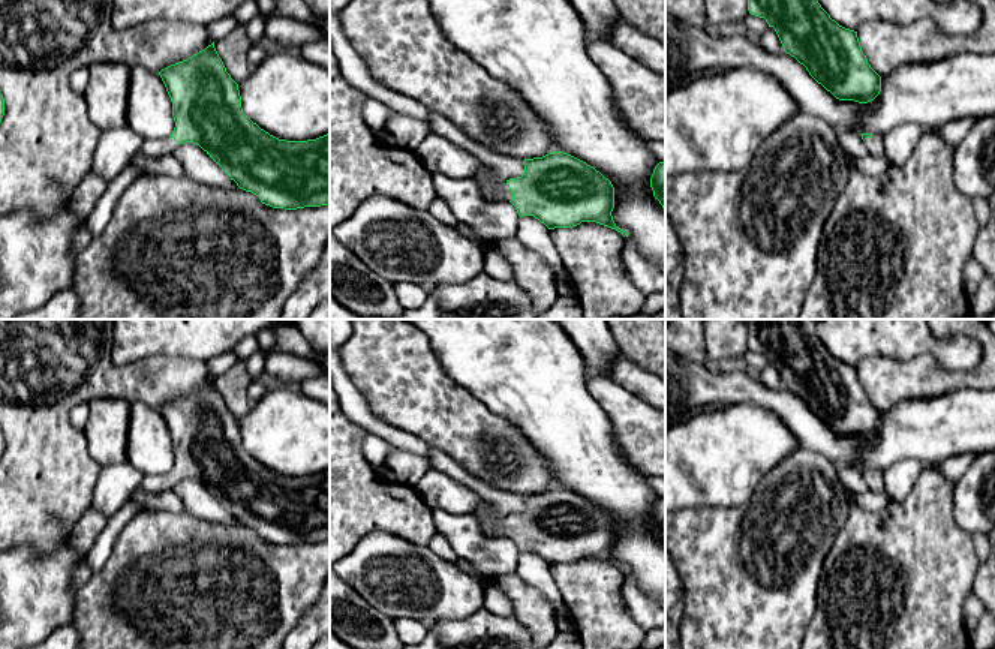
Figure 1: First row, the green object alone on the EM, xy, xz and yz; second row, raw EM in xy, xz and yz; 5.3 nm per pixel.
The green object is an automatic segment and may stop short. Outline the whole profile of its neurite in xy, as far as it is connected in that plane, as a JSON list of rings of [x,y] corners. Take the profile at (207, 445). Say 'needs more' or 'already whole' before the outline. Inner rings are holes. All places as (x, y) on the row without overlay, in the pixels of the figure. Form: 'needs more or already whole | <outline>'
needs more | [[[214,378],[187,396],[159,408],[172,438],[175,463],[168,474],[142,475],[144,492],[172,490],[180,480],[199,481],[237,522],[256,531],[273,544],[297,546],[330,540],[330,468],[316,475],[279,475],[256,459],[241,444],[238,420],[226,408]]]

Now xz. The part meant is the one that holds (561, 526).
needs more | [[[563,487],[524,495],[523,501],[520,513],[502,517],[484,532],[511,538],[520,553],[533,552],[548,565],[596,558],[628,571],[611,552],[614,523],[593,502]]]

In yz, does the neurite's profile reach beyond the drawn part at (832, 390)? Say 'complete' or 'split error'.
complete

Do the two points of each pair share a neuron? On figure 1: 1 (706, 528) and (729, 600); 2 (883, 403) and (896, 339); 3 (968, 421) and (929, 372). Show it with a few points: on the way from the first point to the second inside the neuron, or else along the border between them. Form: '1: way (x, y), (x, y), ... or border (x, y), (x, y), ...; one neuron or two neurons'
1: way (712, 546), (729, 562), (729, 582); one neuron
2: border (926, 354), (908, 360), (863, 357), (857, 366); two neurons
3: border (979, 388), (959, 388), (934, 397), (911, 400); two neurons

